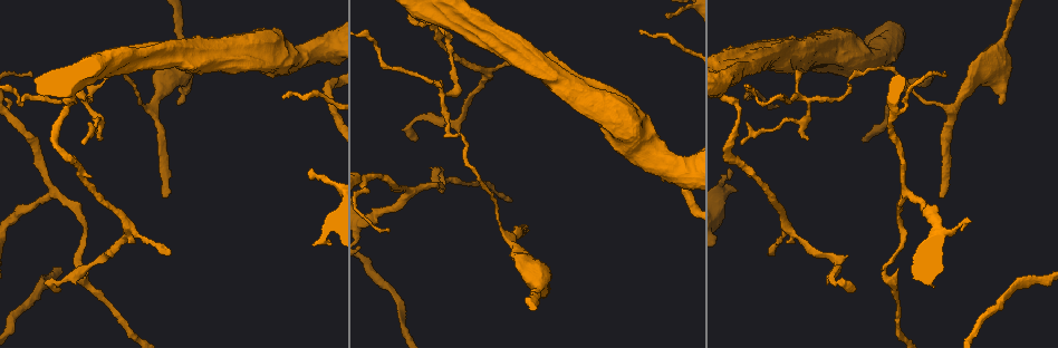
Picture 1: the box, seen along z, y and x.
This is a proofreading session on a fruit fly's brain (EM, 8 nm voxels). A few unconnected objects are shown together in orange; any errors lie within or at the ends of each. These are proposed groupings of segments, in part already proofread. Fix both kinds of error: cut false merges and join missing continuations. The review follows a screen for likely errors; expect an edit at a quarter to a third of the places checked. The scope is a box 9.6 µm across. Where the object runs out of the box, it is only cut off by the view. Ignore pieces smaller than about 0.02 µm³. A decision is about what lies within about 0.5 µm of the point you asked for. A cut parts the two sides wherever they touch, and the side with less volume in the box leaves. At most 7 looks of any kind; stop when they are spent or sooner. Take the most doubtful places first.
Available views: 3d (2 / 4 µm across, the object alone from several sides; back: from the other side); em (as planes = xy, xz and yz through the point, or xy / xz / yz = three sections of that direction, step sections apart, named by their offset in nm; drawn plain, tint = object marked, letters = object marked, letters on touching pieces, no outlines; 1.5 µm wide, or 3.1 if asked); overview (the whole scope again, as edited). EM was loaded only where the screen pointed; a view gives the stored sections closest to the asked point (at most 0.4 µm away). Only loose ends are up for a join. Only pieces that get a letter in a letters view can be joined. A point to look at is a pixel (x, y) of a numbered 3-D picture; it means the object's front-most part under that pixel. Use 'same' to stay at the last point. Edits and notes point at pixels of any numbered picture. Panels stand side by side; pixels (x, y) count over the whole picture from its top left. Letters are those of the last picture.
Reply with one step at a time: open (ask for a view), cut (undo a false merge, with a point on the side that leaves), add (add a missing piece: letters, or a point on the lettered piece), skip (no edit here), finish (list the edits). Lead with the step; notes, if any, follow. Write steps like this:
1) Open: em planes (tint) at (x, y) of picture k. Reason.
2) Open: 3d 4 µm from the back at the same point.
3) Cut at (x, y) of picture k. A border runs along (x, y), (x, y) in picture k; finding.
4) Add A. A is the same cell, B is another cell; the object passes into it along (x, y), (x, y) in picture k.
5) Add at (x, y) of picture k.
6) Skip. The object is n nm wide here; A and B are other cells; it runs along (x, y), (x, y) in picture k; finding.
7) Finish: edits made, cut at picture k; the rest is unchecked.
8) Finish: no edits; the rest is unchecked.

Open: em yz step 8 (tint) at (72, 99) of picture 1. Thin arm on a thick one.

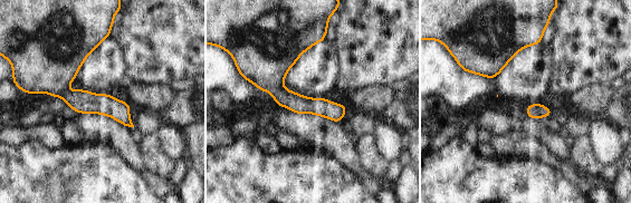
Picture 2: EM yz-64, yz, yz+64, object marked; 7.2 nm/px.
Open: em planes (letters) at the same point. Another direction.

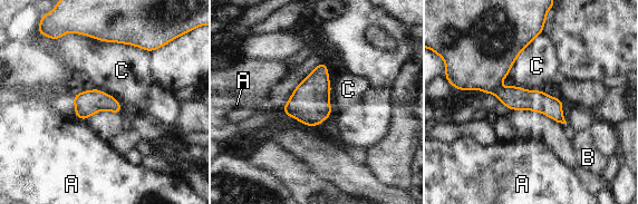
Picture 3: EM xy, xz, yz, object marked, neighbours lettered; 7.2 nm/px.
Skip. The object is 180 nm wide here; A, B and C are other cells; a border runs along (55, 40), (77, 32), (148, 52) in picture 3; one cell here.

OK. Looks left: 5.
Open: em xz step 8 (letters) at (162, 196) of picture 1. Branch stops here.

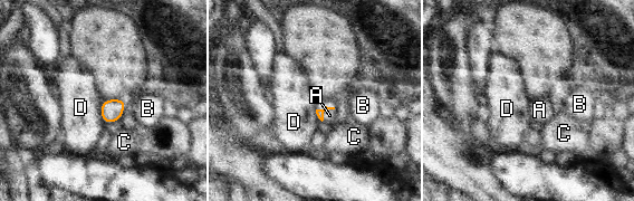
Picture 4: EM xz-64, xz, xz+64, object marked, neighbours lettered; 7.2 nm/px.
Add A. A is the same cell, B, C and D are other cells; the cell continues.

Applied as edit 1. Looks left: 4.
Open: overview. Redraw.

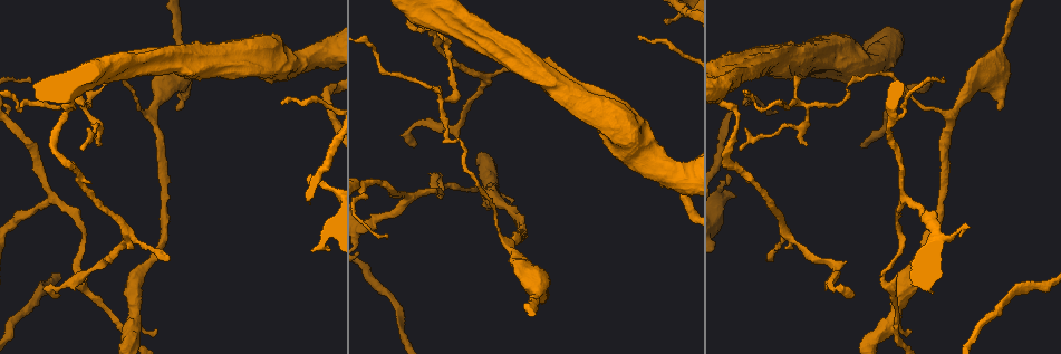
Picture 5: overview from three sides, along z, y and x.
Open: 3d 2 µm at (997, 109) of picture 5. Free end.

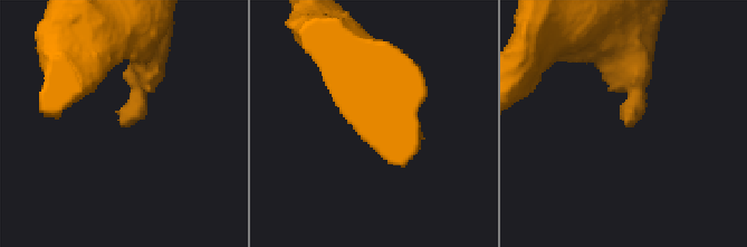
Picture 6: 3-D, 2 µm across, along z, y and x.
Open: em xy step 4 (tint) at (119, 121) of picture 6. Need the tissue.

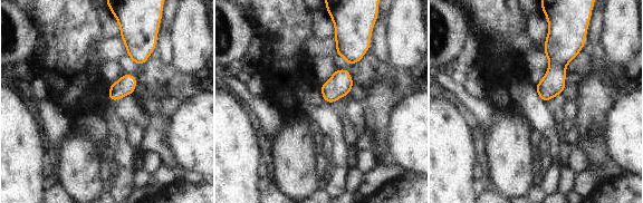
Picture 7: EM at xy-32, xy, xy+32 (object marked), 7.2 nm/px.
Open: em planes (letters) at the same point. Cut it another way.

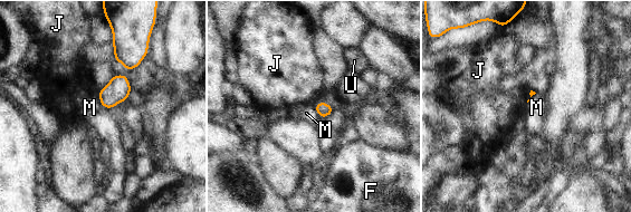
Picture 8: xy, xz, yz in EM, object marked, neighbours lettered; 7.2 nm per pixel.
Skip. F, J, M and U are other cells; a border runs along (97, 98), (107, 109) in picture 8; no lettered piece goes on from it.

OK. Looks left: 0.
Finish: edits made, add at picture 4; the rest is unchecked.

